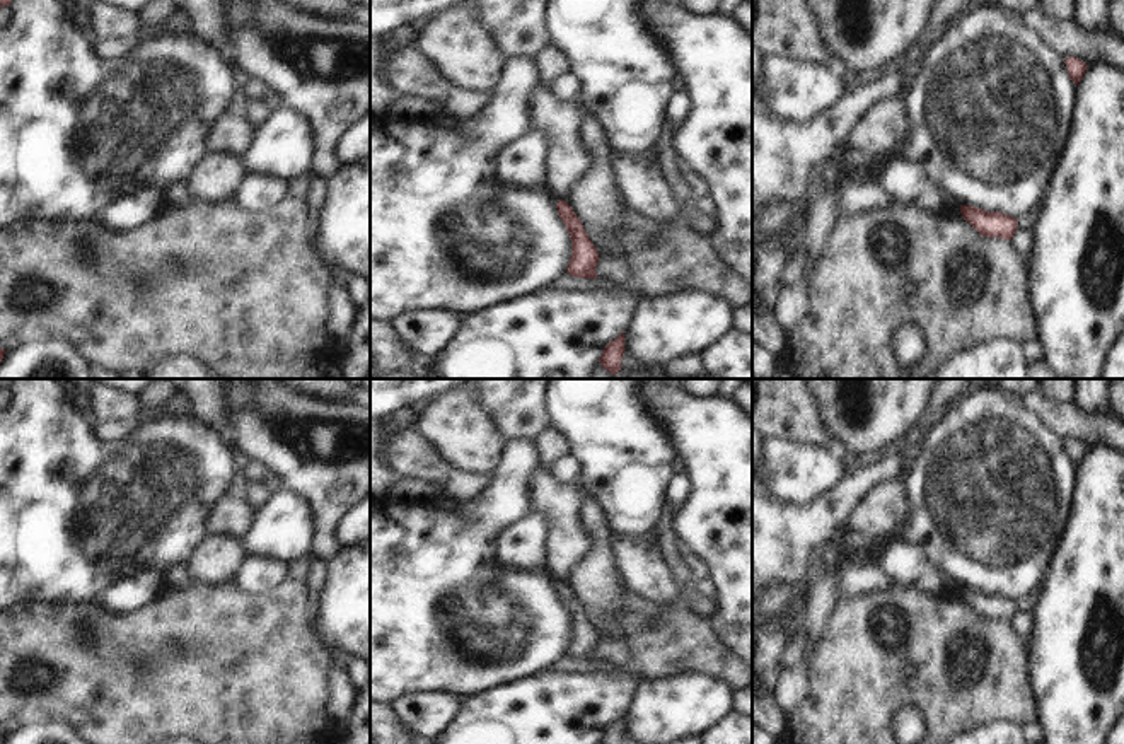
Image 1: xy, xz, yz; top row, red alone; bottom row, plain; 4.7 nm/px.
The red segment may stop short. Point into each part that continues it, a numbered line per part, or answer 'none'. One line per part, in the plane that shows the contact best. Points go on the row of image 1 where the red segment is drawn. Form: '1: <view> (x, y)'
none

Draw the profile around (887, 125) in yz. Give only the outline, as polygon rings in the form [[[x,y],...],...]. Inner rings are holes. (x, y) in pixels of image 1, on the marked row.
[[[895,96],[868,109],[853,128],[848,145],[873,155],[884,155],[904,147],[909,137],[911,116],[907,101]]]

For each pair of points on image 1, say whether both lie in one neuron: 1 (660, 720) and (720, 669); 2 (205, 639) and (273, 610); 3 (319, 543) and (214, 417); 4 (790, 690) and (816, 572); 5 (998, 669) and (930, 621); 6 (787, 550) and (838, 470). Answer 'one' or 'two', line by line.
1: two
2: one
3: two
4: one
5: one
6: two

